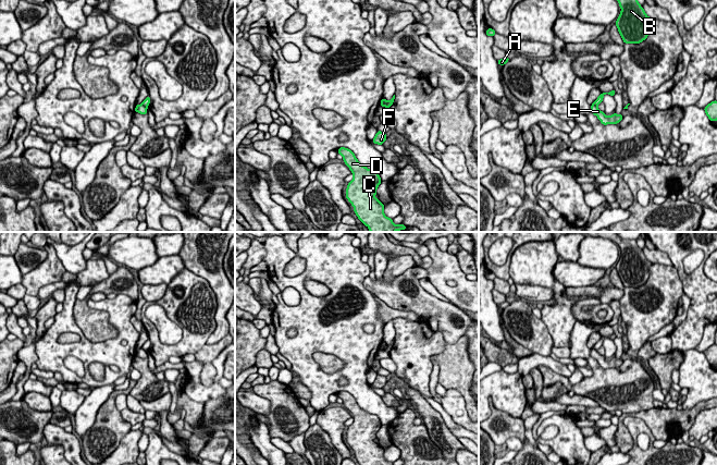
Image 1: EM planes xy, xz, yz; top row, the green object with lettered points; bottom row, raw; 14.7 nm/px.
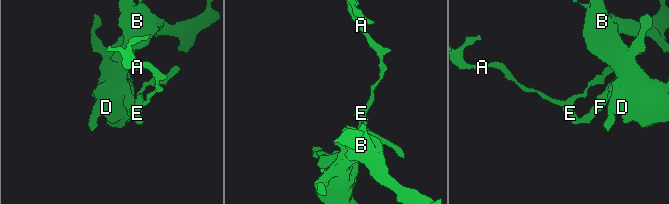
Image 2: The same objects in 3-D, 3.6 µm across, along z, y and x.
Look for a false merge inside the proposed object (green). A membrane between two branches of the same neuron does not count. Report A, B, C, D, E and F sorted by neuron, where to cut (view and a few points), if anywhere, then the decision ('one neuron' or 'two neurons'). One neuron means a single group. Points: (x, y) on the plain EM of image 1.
groups A / B C D E F; cut yz (593, 347), (596, 351); two neurons

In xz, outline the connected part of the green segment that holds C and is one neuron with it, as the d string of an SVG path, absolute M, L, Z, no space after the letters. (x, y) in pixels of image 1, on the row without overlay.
M341 391L337 395L354 418L354 423L348 426L345 441L353 449L358 463L360 465L393 465L384 458L384 449L374 441L381 428L379 417L360 408L350 393Z

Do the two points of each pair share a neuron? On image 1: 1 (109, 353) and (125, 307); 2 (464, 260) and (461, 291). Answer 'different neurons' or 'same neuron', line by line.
1: same neuron
2: different neurons

